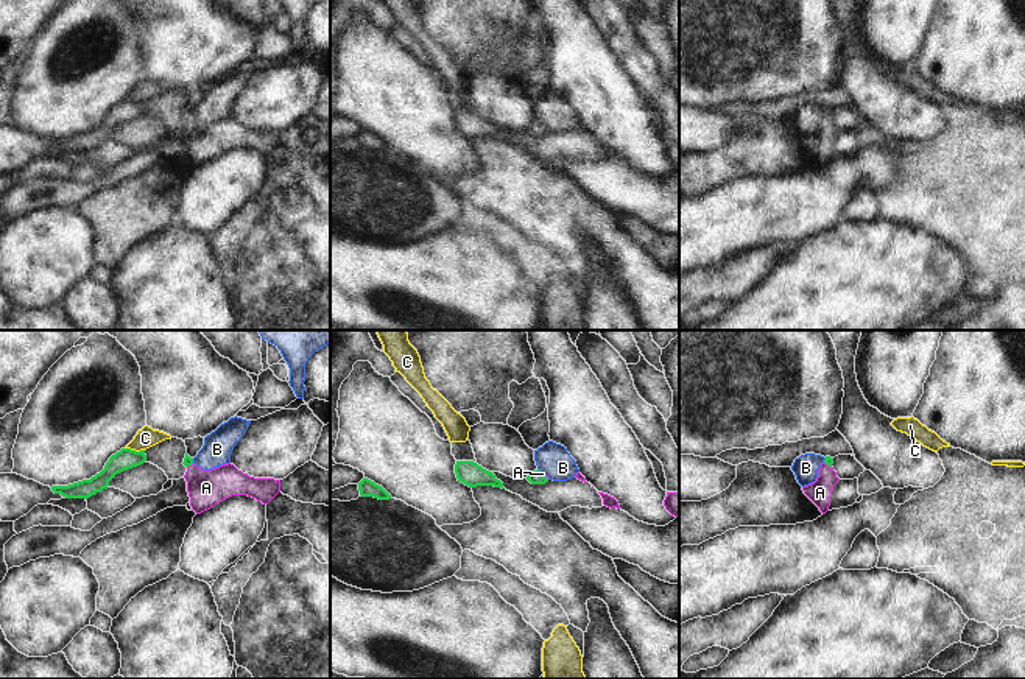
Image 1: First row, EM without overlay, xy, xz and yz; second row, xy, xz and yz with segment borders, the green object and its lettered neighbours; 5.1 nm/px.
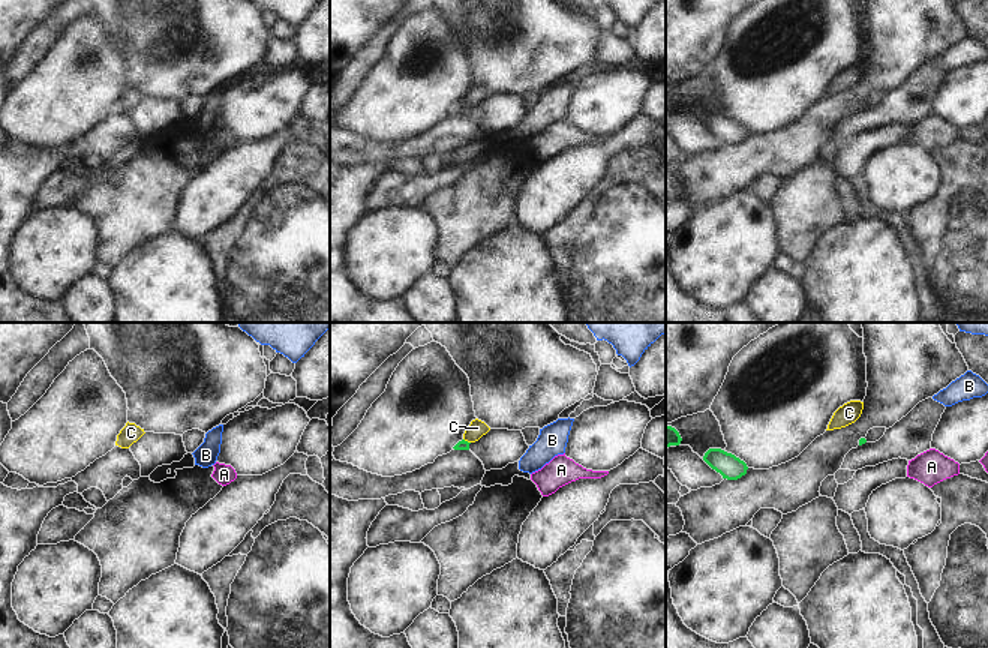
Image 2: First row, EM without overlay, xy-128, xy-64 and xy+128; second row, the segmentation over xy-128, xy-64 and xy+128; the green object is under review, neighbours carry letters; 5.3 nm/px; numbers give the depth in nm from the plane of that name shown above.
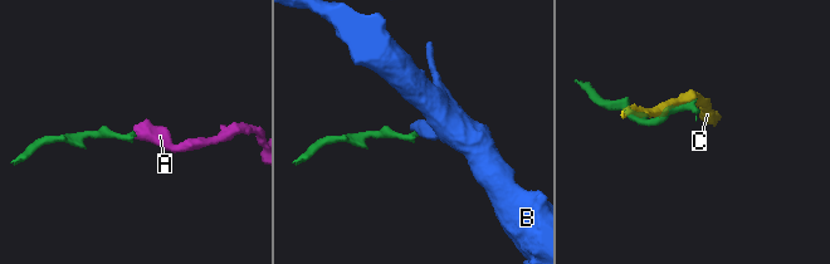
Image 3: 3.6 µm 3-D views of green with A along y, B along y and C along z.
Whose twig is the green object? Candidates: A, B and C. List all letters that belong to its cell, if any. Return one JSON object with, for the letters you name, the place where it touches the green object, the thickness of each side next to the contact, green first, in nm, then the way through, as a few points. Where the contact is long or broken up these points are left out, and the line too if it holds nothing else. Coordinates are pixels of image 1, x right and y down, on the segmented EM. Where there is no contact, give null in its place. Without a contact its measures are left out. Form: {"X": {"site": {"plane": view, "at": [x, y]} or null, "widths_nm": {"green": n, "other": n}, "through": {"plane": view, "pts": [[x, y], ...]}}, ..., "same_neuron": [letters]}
{"A": {"site": {"plane": "xz", "at": [544, 477]}, "widths_nm": {"green": 70, "other": 20}, "through": {"plane": "xz", "pts": [[536, 477], [544, 477], [542, 474]]}}, "same_neuron": ["A"]}

